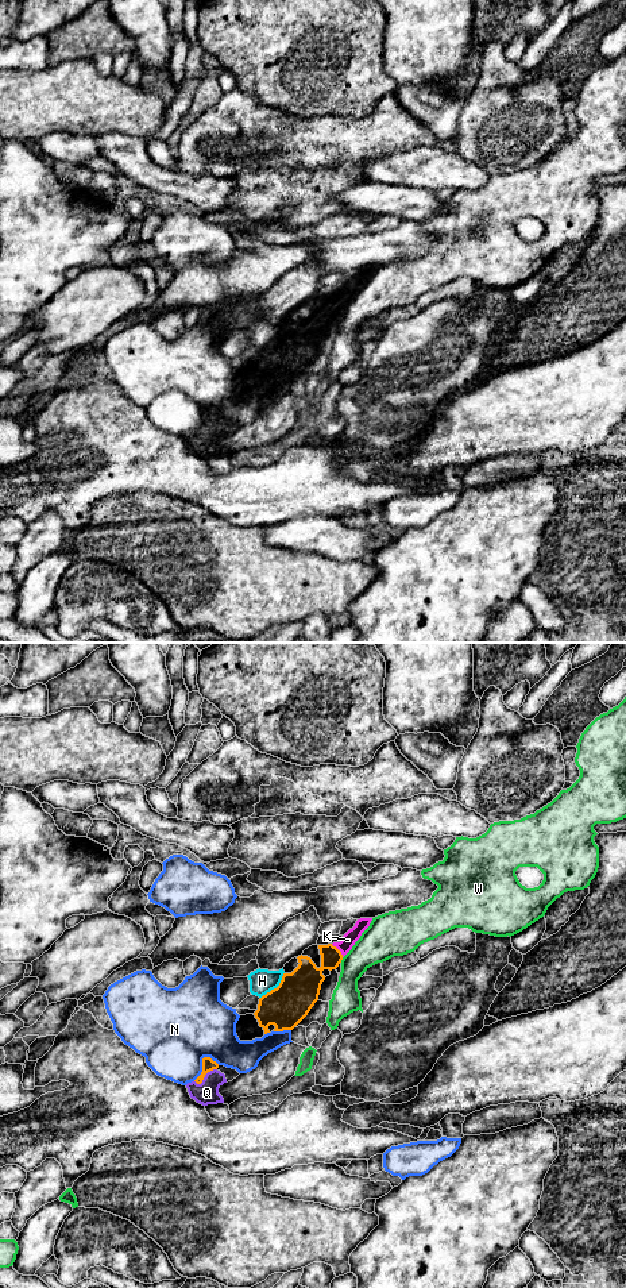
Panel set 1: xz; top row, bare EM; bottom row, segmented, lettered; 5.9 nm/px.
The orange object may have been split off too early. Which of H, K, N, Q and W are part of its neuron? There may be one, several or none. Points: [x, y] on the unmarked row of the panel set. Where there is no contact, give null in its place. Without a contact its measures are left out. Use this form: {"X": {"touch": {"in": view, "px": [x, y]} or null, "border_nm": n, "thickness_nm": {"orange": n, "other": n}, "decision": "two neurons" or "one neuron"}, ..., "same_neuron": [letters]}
{"H": {"touch": {"in": "xz", "px": [277, 339]}, "border_nm": 220, "thickness_nm": {"orange": 260, "other": 140}, "decision": "two neurons"}, "K": {"touch": {"in": "xz", "px": [337, 301]}, "border_nm": 110, "thickness_nm": {"orange": 180, "other": 90}, "decision": "one neuron"}, "N": {"touch": {"in": "xz", "px": [203, 413]}, "border_nm": 190, "thickness_nm": {"orange": 80, "other": 480}, "decision": "two neurons"}, "Q": {"touch": {"in": "xz", "px": [204, 428]}, "border_nm": 160, "thickness_nm": {"orange": 80, "other": 140}, "decision": "one neuron"}, "W": {"touch": {"in": "xz", "px": [342, 311]}, "border_nm": 40, "thickness_nm": {"orange": 190, "other": 220}, "decision": "two neurons"}, "same_neuron": ["K", "Q"]}

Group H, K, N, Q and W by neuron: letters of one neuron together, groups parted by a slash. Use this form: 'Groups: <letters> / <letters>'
Groups: H / K Q / N / W

